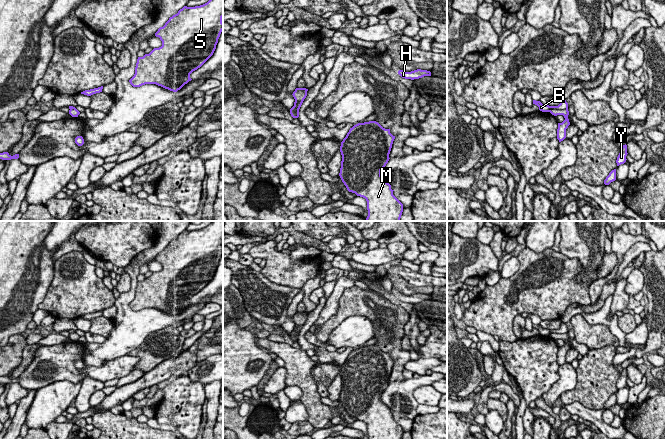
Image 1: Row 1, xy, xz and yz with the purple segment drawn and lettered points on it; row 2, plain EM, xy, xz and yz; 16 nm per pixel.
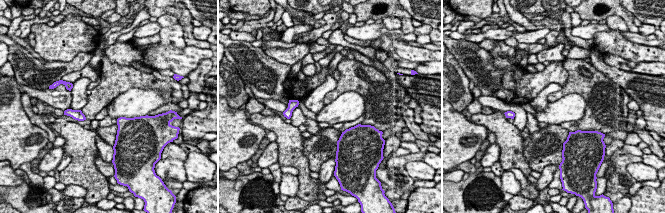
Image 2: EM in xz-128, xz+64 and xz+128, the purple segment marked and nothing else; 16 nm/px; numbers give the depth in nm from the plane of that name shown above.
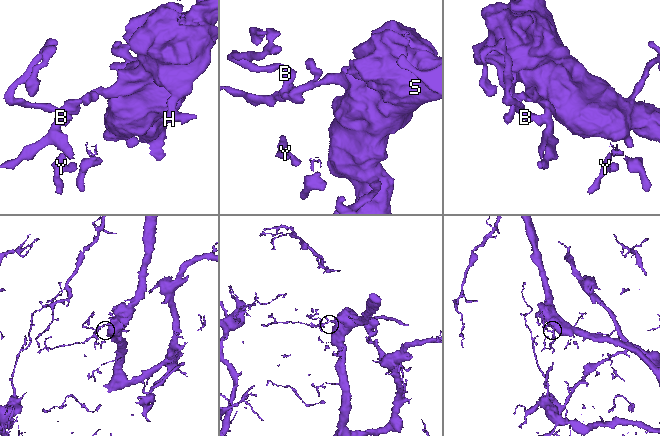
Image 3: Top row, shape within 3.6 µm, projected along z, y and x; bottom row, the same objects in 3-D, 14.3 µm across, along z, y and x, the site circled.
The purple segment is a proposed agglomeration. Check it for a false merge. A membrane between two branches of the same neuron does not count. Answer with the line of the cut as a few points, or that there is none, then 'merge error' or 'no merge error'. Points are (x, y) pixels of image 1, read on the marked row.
cut in yz along (567, 108), (550, 109), (548, 111); merge error

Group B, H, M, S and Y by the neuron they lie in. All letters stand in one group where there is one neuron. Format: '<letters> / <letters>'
B H M S / Y

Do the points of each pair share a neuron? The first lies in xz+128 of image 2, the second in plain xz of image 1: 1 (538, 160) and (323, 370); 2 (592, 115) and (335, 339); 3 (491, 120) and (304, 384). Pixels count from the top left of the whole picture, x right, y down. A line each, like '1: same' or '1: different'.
1: same
2: different
3: same

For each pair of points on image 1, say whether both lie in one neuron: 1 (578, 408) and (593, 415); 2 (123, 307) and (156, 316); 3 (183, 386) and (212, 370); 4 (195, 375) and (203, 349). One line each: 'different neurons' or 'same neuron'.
1: same neuron
2: same neuron
3: different neurons
4: different neurons

